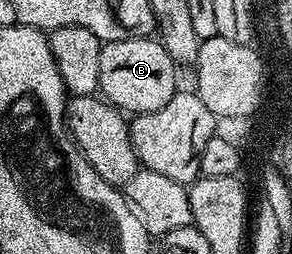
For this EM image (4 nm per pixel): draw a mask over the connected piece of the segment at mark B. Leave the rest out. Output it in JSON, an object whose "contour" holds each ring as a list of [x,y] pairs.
{"contour":[[[130,36],[118,42],[106,42],[99,56],[99,94],[109,105],[116,106],[129,116],[155,112],[163,108],[163,104],[167,104],[173,94],[178,93],[177,70],[178,63],[174,62],[156,37]]]}

